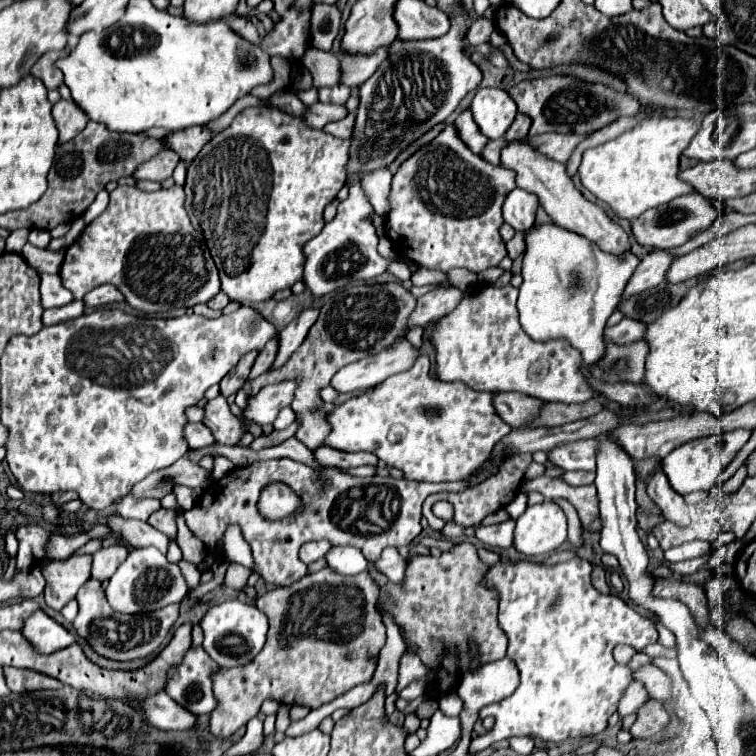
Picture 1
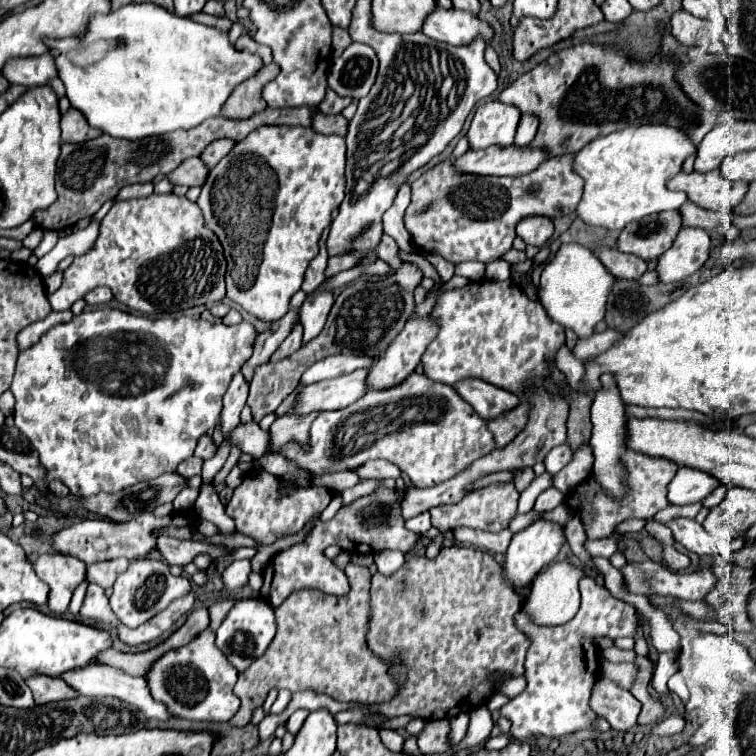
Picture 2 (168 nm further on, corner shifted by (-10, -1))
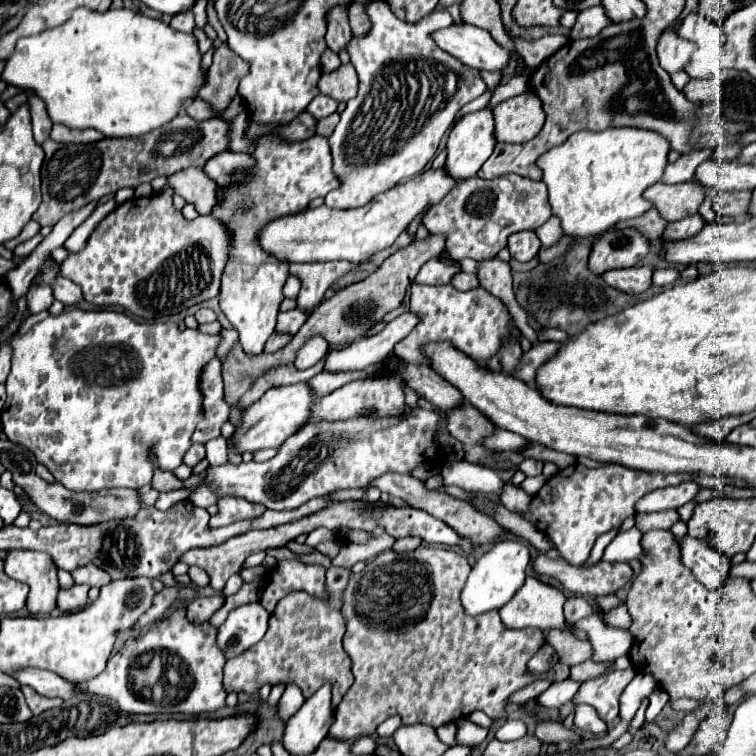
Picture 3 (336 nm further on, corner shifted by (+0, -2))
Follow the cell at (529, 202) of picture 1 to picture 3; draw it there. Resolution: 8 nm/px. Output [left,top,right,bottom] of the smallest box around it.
[507,231,539,263]

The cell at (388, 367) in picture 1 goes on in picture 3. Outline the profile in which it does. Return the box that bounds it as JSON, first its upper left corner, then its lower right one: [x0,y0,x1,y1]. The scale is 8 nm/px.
[229,383,315,455]

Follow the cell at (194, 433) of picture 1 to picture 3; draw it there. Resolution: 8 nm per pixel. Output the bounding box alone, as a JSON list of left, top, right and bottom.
[183,445,205,467]

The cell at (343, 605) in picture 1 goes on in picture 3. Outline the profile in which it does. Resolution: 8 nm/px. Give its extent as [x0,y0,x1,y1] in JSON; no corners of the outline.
[223,567,353,705]

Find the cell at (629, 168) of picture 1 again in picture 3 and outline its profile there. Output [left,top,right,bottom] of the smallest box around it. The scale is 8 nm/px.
[537,127,669,235]

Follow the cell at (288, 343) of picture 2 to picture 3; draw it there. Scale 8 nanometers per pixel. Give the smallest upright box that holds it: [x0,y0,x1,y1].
[265,333,291,353]

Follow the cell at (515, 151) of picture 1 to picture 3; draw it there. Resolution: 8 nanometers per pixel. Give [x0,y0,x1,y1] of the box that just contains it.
[603,265,653,293]

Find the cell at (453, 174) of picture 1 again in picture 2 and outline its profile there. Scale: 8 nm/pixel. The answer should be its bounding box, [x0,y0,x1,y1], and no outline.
[405,154,585,264]

